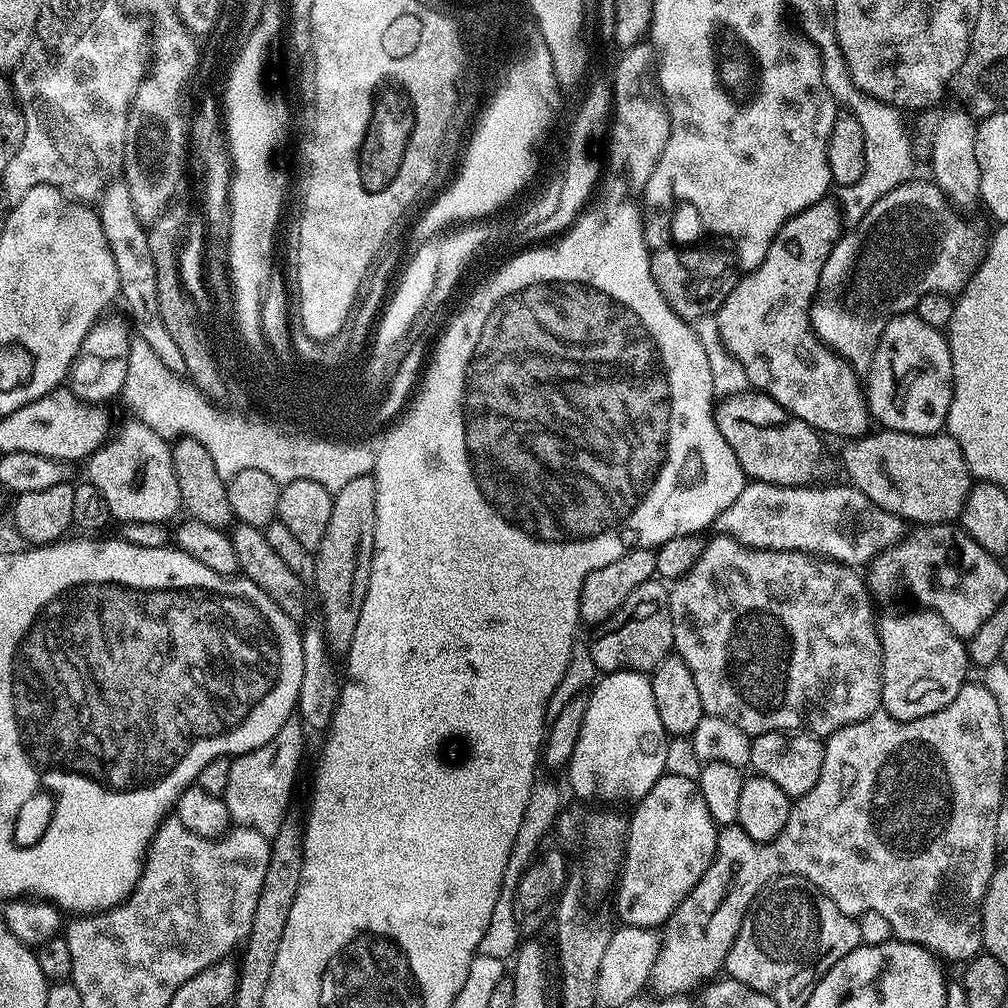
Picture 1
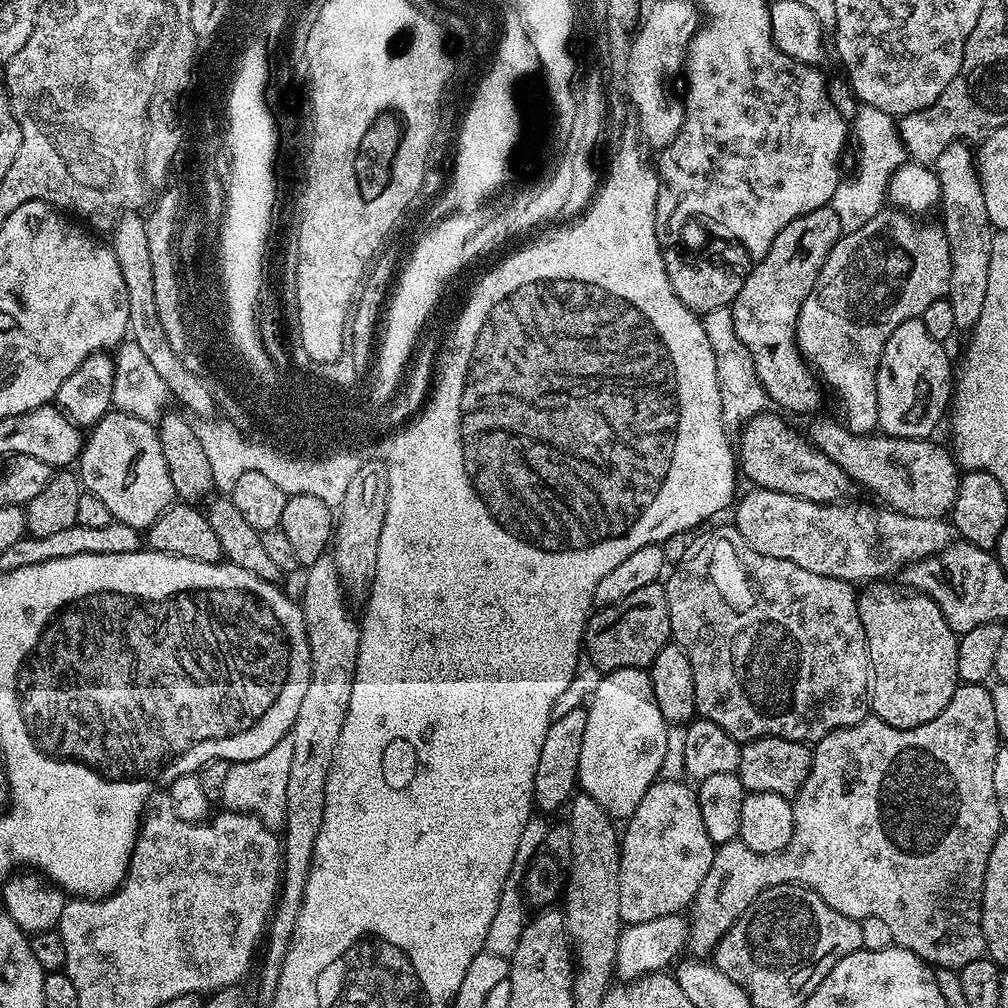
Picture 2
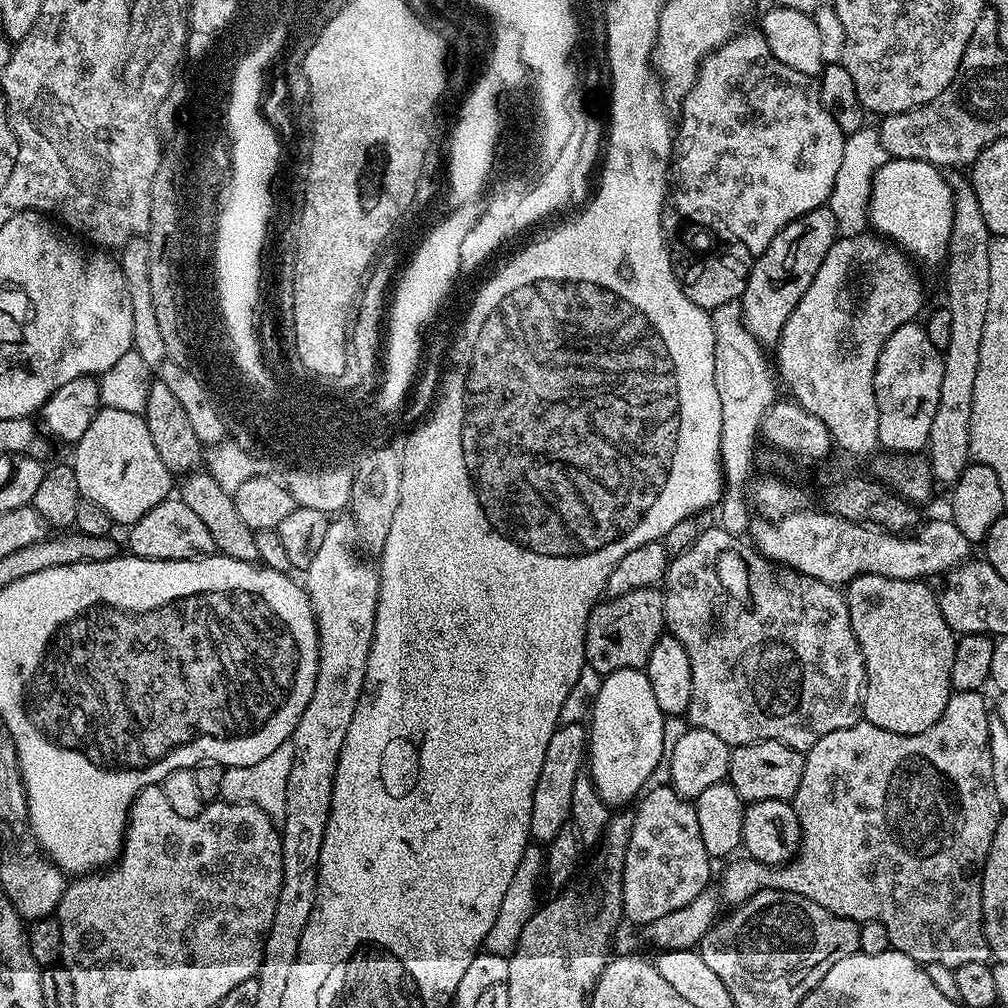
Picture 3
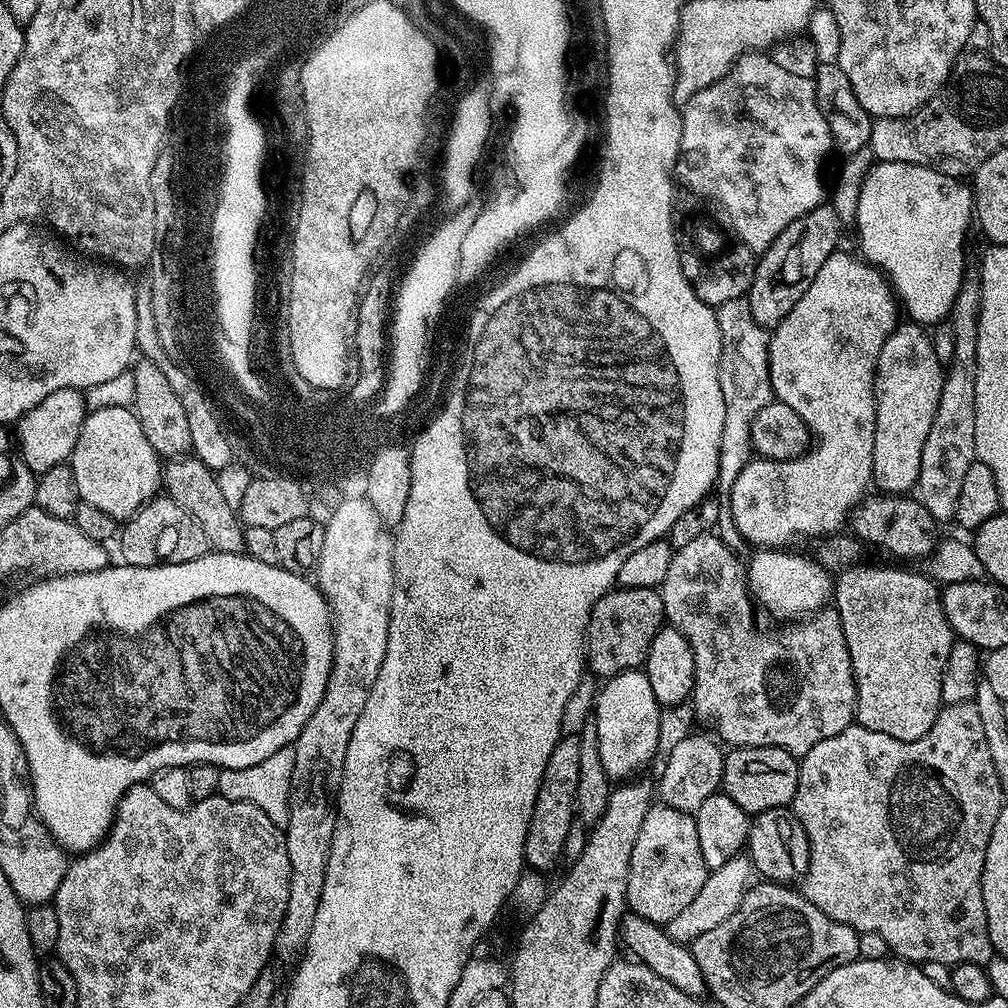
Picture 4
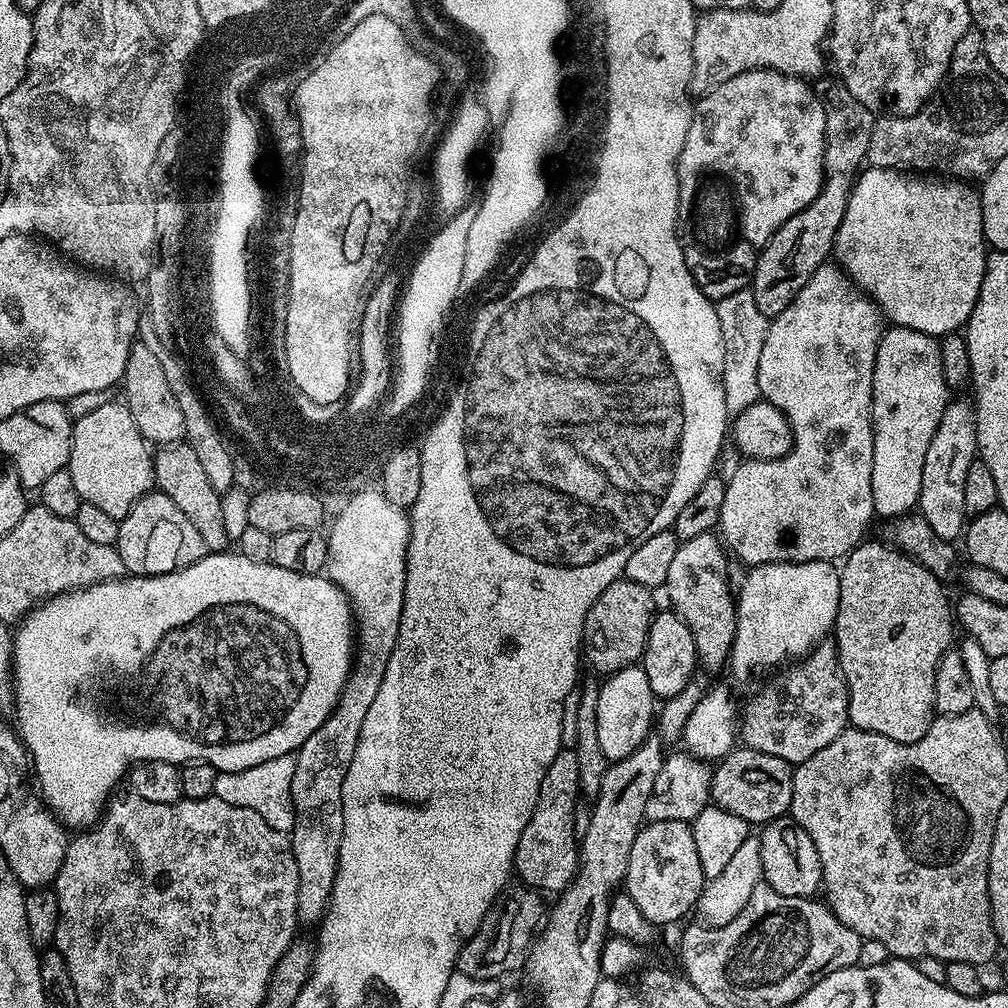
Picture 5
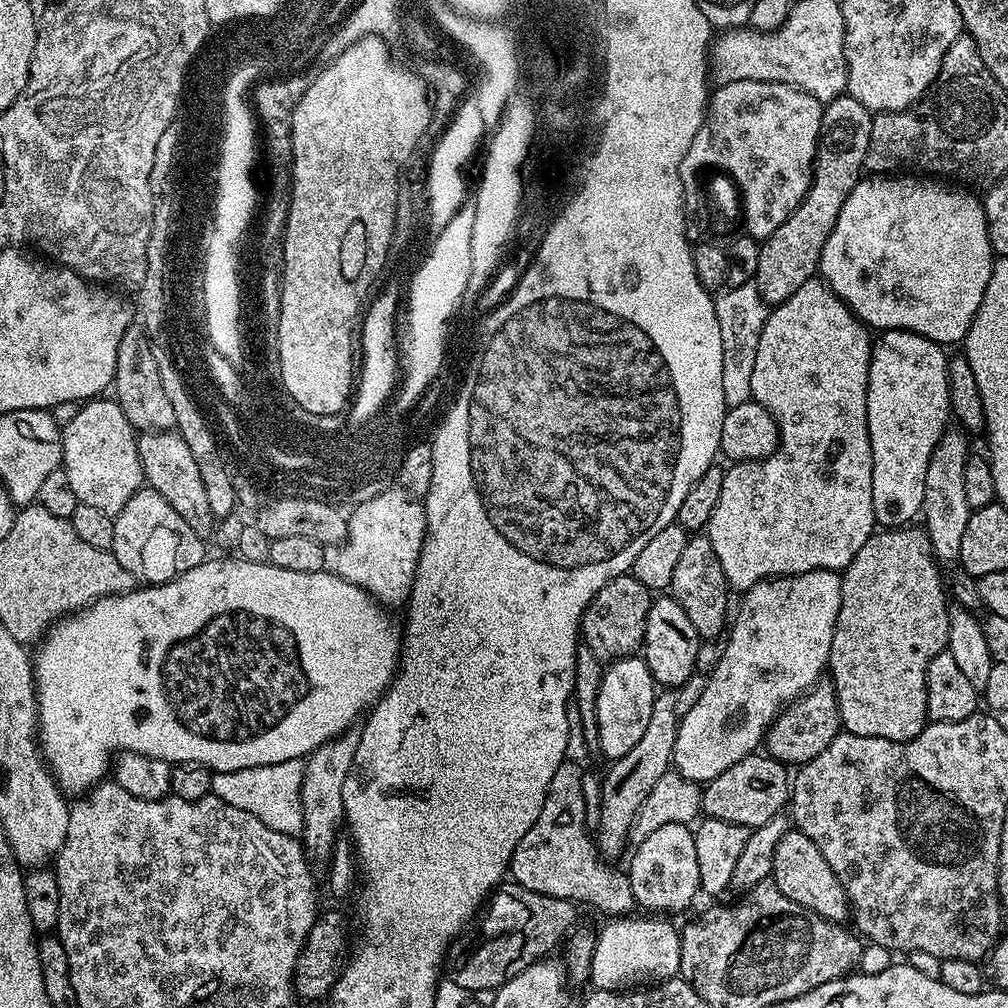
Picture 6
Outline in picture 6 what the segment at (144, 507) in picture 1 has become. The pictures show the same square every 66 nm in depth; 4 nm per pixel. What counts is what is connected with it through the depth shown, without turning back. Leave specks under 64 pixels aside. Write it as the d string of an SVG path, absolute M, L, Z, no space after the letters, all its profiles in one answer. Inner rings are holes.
M104 399L81 403L78 414L63 428L62 467L77 504L95 506L115 518L137 490L145 487L146 481L138 458L137 429L122 414L122 406L115 399Z

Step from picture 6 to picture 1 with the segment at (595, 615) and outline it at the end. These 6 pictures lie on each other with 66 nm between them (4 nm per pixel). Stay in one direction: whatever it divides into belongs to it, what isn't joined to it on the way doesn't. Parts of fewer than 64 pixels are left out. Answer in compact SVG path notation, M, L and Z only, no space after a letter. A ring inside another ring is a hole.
M653 578L642 582L606 618L595 625L592 641L587 641L590 657L596 663L601 673L610 672L642 672L651 673L673 651L674 630L670 618L670 606L668 605L669 589L659 579Z

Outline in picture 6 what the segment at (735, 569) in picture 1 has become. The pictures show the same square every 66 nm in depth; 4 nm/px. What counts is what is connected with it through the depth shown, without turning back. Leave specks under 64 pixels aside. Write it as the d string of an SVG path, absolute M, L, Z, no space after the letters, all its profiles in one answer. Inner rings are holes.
M696 534L691 537L686 546L686 551L678 561L678 567L674 570L670 594L686 610L686 618L694 625L694 630L702 638L716 636L725 631L730 620L730 608L728 612L728 595L730 589L728 579L714 554L714 546L709 542L707 535ZM821 682L777 716L775 722L768 727L763 747L767 755L785 766L809 764L814 758L818 758L818 754L822 754L822 750L826 750L826 746L830 746L830 742L834 742L841 731L836 690L831 683Z

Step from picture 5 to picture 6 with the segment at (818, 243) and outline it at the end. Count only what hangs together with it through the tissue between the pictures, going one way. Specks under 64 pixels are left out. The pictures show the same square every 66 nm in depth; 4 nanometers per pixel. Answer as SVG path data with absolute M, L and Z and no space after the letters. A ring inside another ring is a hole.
M845 94L837 100L827 101L820 127L820 137L816 143L816 161L812 164L812 185L806 190L806 198L802 198L798 210L794 210L794 214L786 218L786 222L782 222L778 230L774 230L770 239L760 244L758 270L754 283L769 306L786 302L786 298L790 298L790 294L794 294L794 290L798 290L802 282L813 279L817 275L822 246L826 238L830 238L834 230L834 222L838 222L838 214L842 214L842 206L846 203L846 198L850 198L850 190L854 190L854 186L862 179L862 173L865 171L864 159L866 146L870 146L872 118L873 113L853 96Z

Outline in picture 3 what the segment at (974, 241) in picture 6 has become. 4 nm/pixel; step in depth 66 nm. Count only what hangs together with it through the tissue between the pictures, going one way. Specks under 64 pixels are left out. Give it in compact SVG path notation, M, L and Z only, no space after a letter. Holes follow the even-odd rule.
M910 158L888 159L878 170L878 174L874 174L868 210L871 227L881 237L887 238L907 253L913 261L943 265L949 259L952 228L956 225L956 197L952 195L949 177L930 162L918 162Z

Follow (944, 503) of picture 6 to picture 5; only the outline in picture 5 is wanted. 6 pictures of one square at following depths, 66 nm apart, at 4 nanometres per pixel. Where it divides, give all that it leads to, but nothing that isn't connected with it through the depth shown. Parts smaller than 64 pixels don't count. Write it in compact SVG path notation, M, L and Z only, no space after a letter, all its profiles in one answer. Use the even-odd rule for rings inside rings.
M949 399L942 414L942 422L938 422L934 438L930 438L926 462L922 462L922 486L918 505L919 515L924 517L940 540L955 541L966 527L966 501L962 489L966 486L966 470L970 470L972 461L977 456L976 409L973 401Z

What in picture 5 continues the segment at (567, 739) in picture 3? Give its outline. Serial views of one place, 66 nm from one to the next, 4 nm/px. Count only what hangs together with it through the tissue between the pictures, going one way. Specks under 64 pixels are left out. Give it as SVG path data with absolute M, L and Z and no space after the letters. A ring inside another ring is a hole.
M561 750L554 758L554 762L550 762L550 770L546 770L546 778L542 778L534 814L530 814L530 822L526 822L526 830L522 830L522 838L518 838L514 872L517 877L520 875L524 879L521 881L527 887L544 894L547 892L559 894L576 876L580 849L575 836L574 822L575 812L581 800L578 754L575 750Z

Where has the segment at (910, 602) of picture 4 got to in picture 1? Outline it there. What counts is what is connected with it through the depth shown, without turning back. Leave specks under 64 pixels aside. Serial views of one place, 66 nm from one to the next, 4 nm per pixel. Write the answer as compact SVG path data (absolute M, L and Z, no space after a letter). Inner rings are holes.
M915 611L881 615L876 625L882 650L880 702L883 711L895 720L926 718L942 710L942 706L950 706L969 679L970 661L965 641L954 635L937 612Z

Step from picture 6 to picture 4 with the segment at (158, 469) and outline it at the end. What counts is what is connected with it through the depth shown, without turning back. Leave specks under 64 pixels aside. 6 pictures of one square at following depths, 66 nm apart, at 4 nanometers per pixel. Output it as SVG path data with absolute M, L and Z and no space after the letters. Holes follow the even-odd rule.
M192 454L169 459L162 468L162 488L170 499L178 502L178 506L182 506L182 510L186 510L186 514L190 514L194 518L194 522L198 522L198 526L202 526L202 534L206 534L206 542L211 551L235 552L237 554L244 552L245 527L240 523L237 511L232 510L229 503L225 501L217 480L217 473L213 469L207 468L201 460L196 459Z

